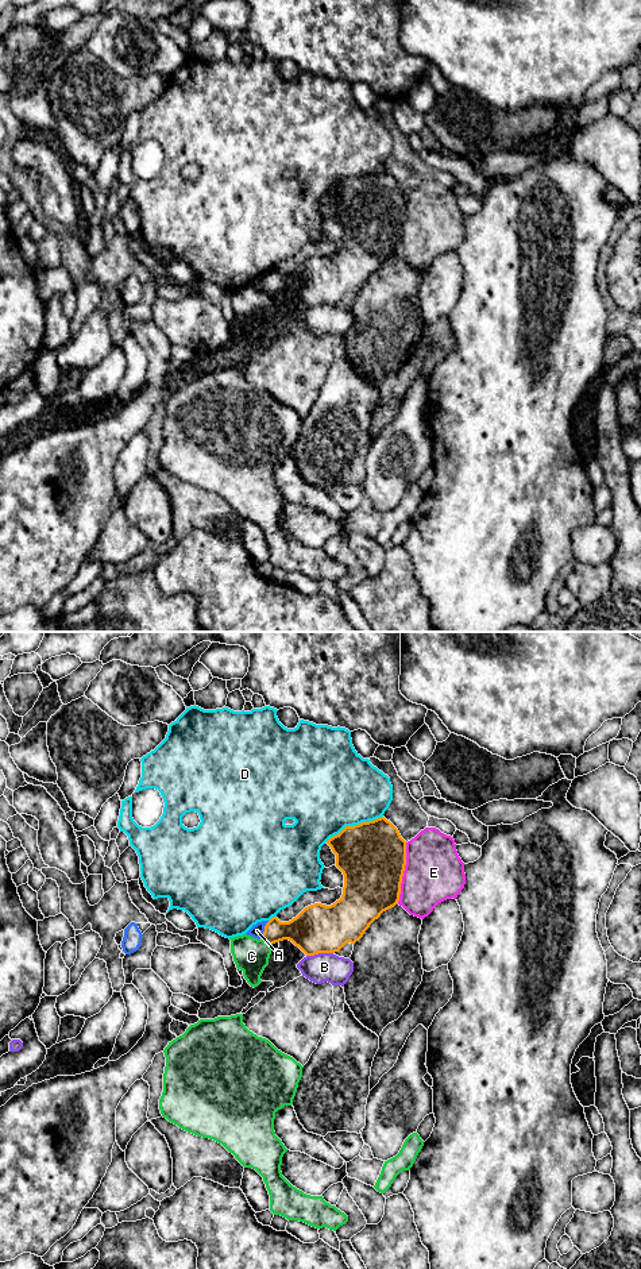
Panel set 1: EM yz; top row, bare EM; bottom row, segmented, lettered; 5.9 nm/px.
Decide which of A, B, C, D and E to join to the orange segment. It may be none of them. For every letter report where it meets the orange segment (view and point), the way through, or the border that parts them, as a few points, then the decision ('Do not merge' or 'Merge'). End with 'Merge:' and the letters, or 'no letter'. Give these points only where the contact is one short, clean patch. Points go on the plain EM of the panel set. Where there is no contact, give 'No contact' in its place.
A: Touches orange at yz (265, 282). Boundary: yz (269, 273), (259, 290). Do not merge
B: Touches orange at yz (319, 304). Do not merge
C: Touches orange at yz (266, 293). Do not merge
D: Touches orange at yz (354, 177). Do not merge
E: Touches orange at yz (402, 226). Do not merge
Merge: no letter

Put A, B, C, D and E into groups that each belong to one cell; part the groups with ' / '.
A / B / C / D / E

